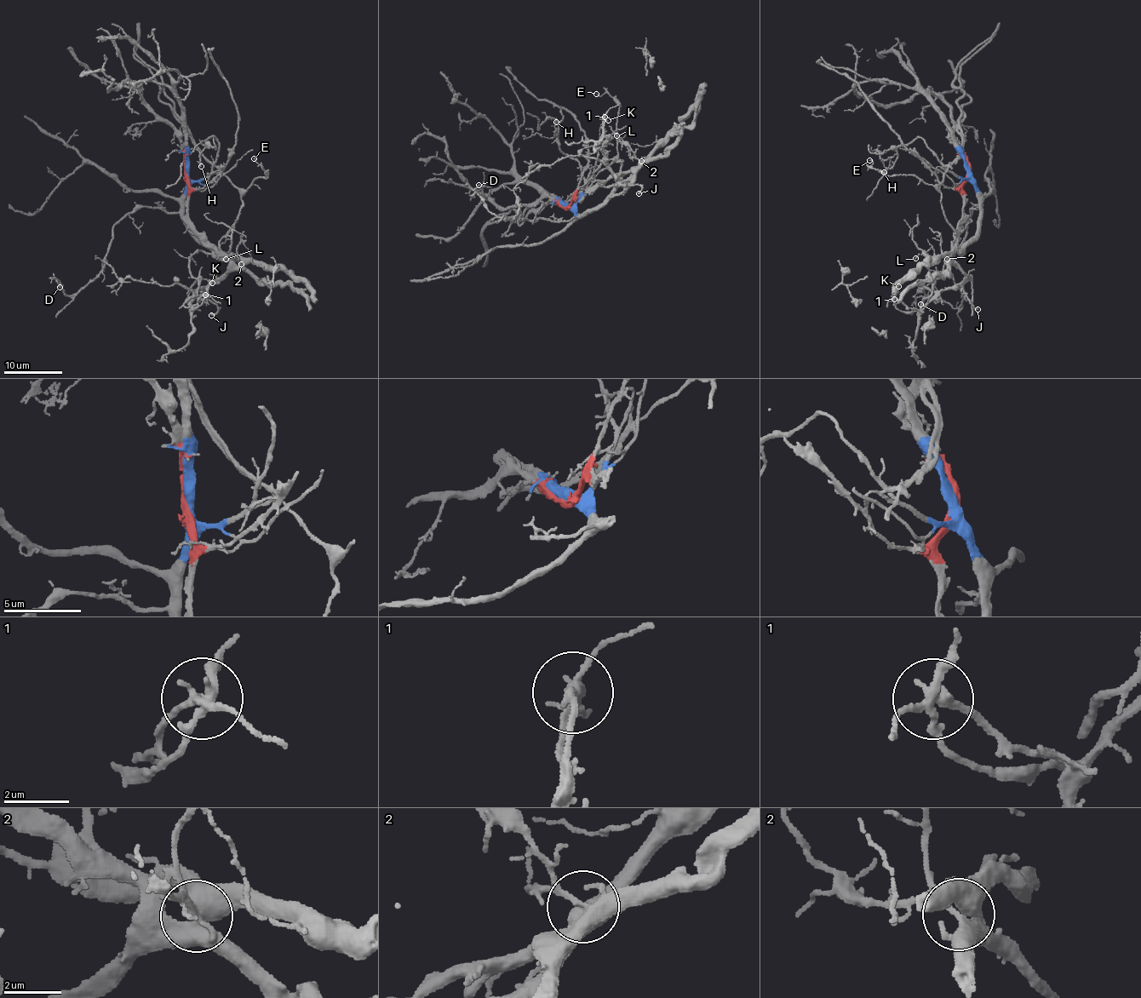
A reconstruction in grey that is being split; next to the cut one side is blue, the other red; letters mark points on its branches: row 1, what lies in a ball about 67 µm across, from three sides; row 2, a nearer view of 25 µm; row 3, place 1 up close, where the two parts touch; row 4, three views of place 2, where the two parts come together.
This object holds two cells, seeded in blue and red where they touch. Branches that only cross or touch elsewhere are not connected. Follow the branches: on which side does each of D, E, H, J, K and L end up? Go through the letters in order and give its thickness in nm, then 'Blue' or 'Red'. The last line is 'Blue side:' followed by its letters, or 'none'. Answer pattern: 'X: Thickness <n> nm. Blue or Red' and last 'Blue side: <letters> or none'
D: Thickness 100 nm. Blue
E: Thickness 120 nm. Red
H: Thickness 90 nm. Blue
J: Thickness 220 nm. Red
K: Thickness 140 nm. Blue
L: Thickness 110 nm. Red
Blue side: D, H, K

